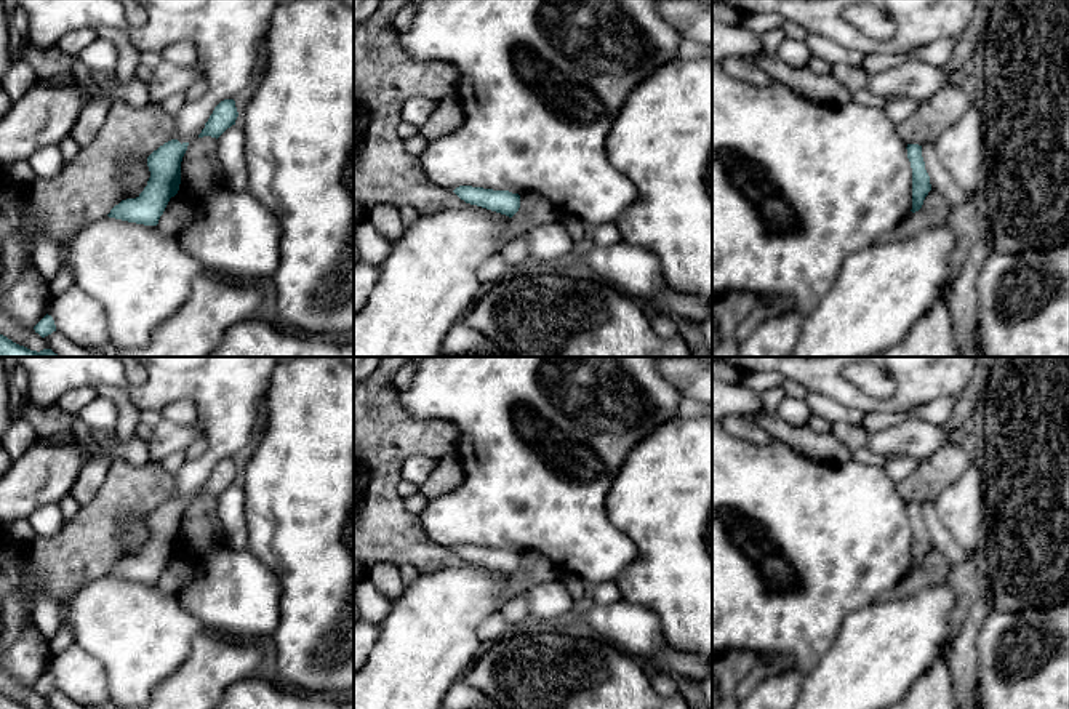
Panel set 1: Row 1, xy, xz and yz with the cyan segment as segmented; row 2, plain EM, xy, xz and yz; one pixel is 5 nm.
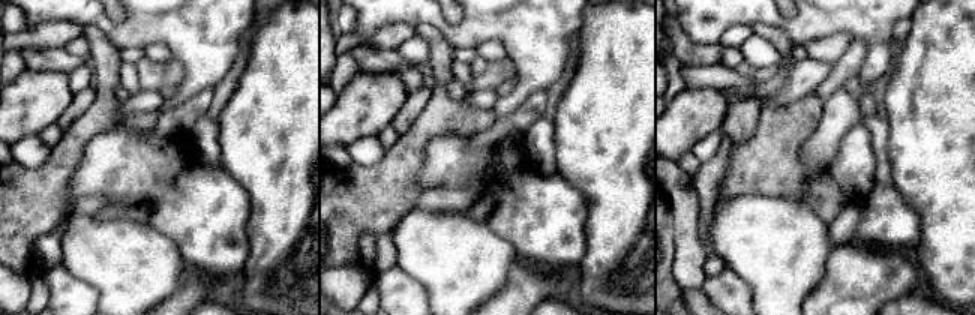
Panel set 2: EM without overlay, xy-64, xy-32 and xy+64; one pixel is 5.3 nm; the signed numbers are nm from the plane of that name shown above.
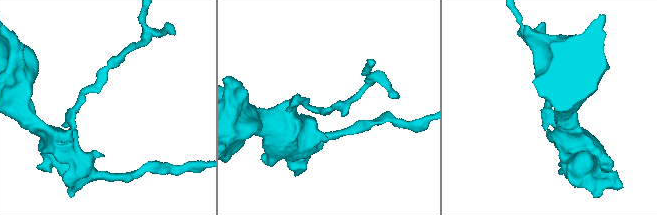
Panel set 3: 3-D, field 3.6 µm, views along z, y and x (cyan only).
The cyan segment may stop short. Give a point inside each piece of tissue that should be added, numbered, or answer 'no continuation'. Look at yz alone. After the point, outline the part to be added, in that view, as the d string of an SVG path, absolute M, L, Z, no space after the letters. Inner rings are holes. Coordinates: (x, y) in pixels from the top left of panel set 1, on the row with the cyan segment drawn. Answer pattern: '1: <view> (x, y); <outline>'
no continuation

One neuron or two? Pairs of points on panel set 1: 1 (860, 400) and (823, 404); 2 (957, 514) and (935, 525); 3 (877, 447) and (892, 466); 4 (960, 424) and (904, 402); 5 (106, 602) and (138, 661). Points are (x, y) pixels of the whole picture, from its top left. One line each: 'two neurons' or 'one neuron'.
1: two neurons
2: two neurons
3: two neurons
4: two neurons
5: one neuron

